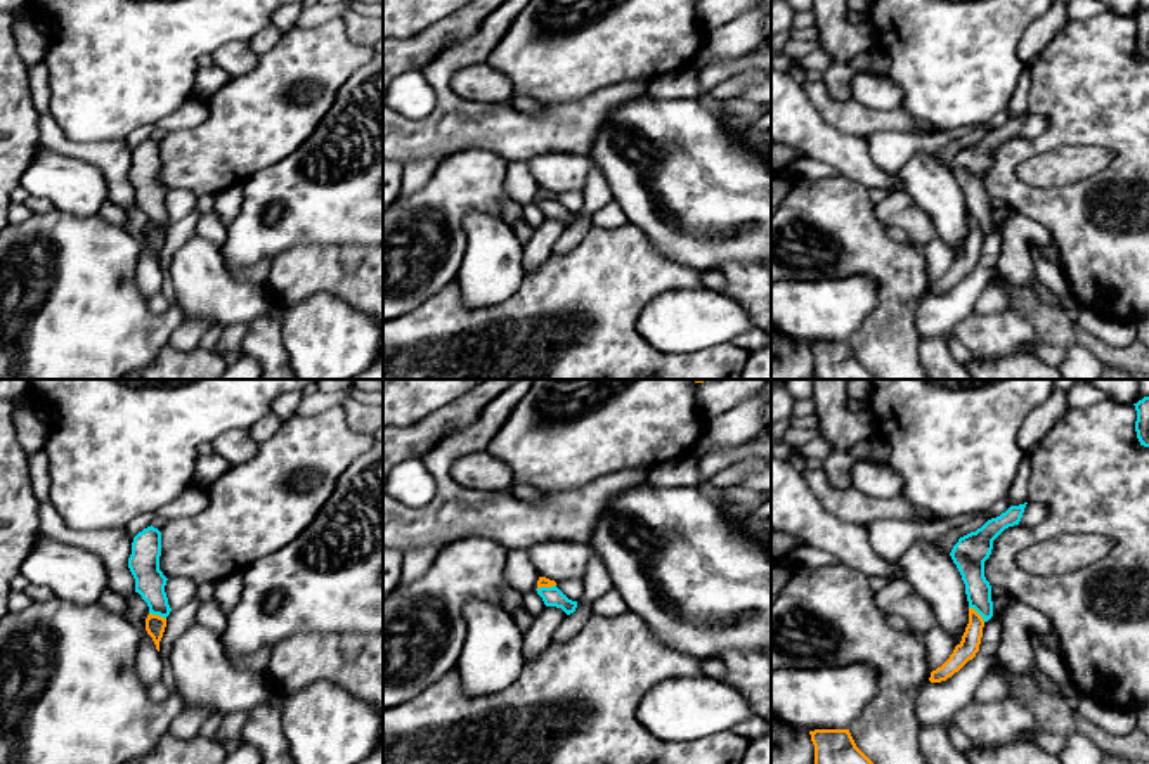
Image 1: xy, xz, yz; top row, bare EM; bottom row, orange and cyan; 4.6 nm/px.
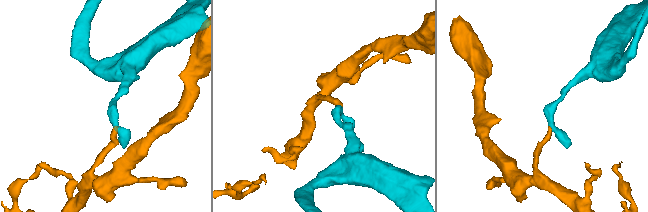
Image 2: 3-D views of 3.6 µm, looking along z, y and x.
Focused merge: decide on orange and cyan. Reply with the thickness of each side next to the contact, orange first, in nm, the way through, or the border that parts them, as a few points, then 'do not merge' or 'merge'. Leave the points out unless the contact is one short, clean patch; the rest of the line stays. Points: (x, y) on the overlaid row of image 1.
calibres 90 and 130 nm; border yz (969, 607), (985, 621); do not merge

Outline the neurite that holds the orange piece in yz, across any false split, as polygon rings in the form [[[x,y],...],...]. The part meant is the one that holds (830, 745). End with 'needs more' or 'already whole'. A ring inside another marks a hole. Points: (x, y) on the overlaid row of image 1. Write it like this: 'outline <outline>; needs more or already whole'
outline [[[849,729],[809,731],[815,764],[873,764],[854,743]]]; already whole

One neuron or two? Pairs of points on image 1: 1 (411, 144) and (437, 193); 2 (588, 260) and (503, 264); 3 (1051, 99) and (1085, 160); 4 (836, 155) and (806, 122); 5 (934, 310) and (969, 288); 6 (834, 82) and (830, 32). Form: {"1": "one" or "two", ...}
{"1": "two", "2": "two", "3": "two", "4": "one", "5": "one", "6": "one"}

